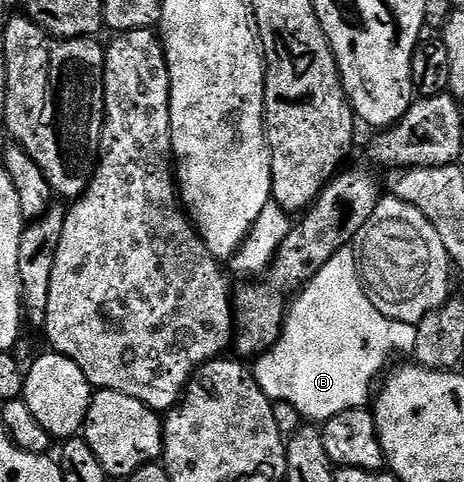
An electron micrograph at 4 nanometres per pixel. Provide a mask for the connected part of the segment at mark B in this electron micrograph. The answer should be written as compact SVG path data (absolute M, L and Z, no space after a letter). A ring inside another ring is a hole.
M350 246L341 248L297 293L296 299L298 301L289 305L282 321L278 341L269 352L263 352L253 361L252 371L260 390L264 390L271 402L288 402L294 406L306 422L325 422L344 410L367 407L376 388L374 379L387 371L386 363L393 358L394 352L413 353L417 327L396 322L372 306L358 270L358 257Z

